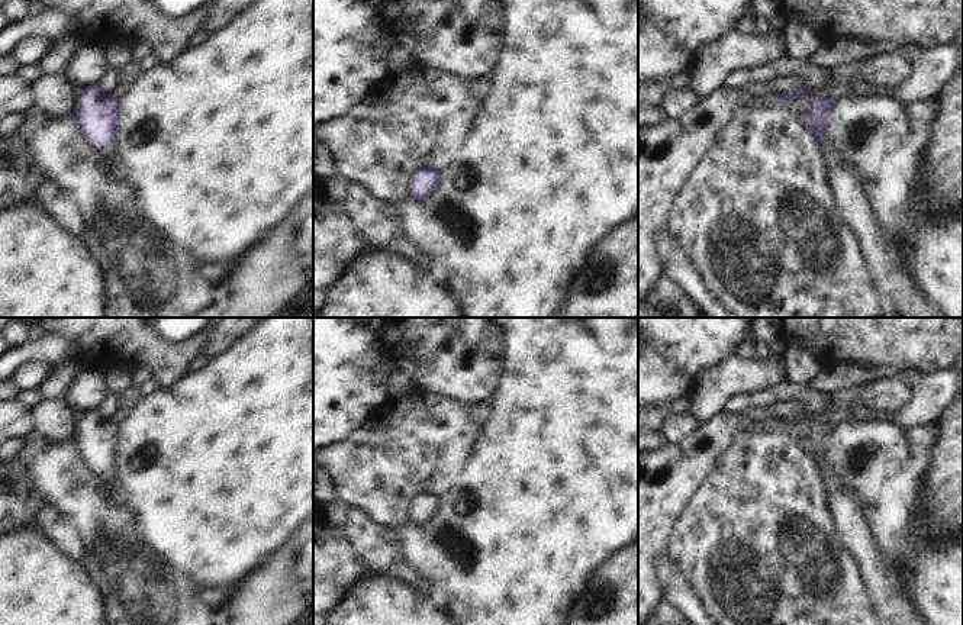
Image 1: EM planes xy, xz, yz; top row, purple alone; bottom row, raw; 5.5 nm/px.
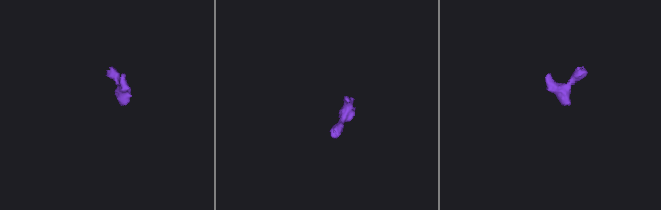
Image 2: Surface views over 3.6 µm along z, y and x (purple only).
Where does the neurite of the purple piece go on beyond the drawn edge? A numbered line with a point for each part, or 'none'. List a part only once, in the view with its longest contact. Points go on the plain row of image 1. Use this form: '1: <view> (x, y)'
1: xy (110, 476)

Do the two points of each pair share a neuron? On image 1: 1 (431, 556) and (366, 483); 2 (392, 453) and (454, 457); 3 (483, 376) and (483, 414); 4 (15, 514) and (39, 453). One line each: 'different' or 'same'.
1: different
2: same
3: different
4: different

